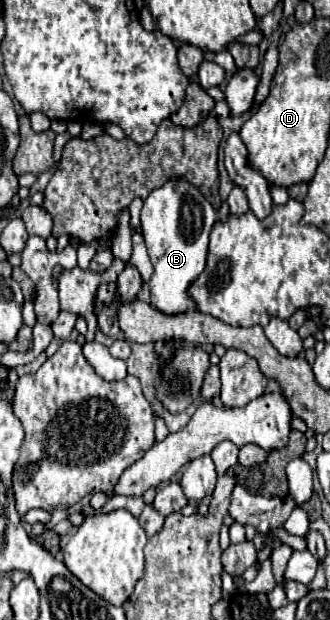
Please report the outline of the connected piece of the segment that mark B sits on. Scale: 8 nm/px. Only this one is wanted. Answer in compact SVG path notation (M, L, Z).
M171 180L167 182L167 186L153 190L145 200L141 210L141 228L149 258L155 268L149 280L151 306L155 306L159 312L183 314L195 308L195 302L187 294L187 288L205 268L207 242L217 220L217 210L213 210L205 196L187 180Z

